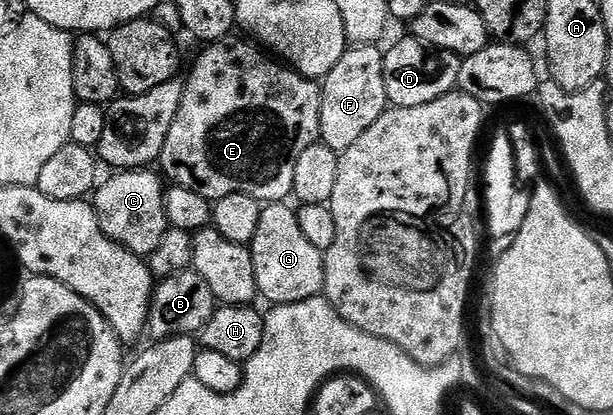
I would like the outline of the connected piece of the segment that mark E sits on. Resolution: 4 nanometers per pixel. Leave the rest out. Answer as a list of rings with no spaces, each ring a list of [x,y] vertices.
[[[235,38],[206,44],[196,57],[191,76],[183,83],[181,105],[177,117],[173,117],[173,125],[169,125],[169,137],[165,137],[165,149],[161,149],[157,163],[163,166],[162,174],[168,180],[171,178],[174,186],[193,189],[193,193],[201,193],[201,197],[212,201],[233,193],[245,193],[263,205],[281,203],[293,192],[297,157],[301,157],[309,145],[320,142],[323,93],[316,80],[307,79],[276,61],[254,42]]]

